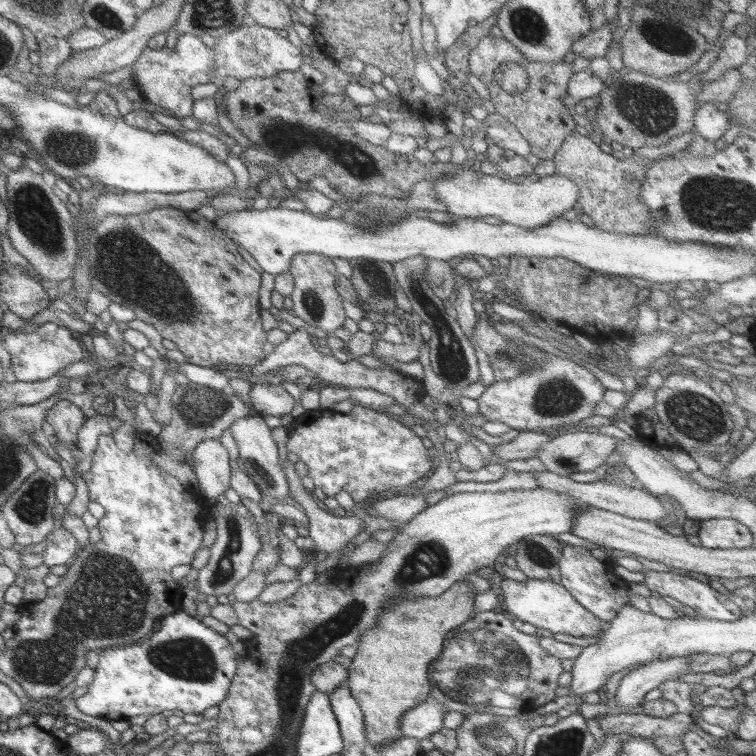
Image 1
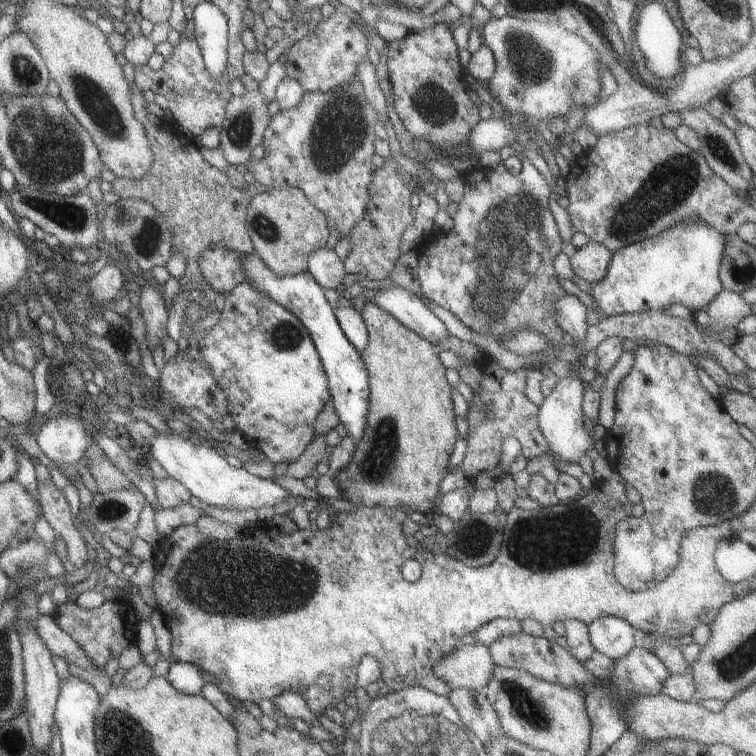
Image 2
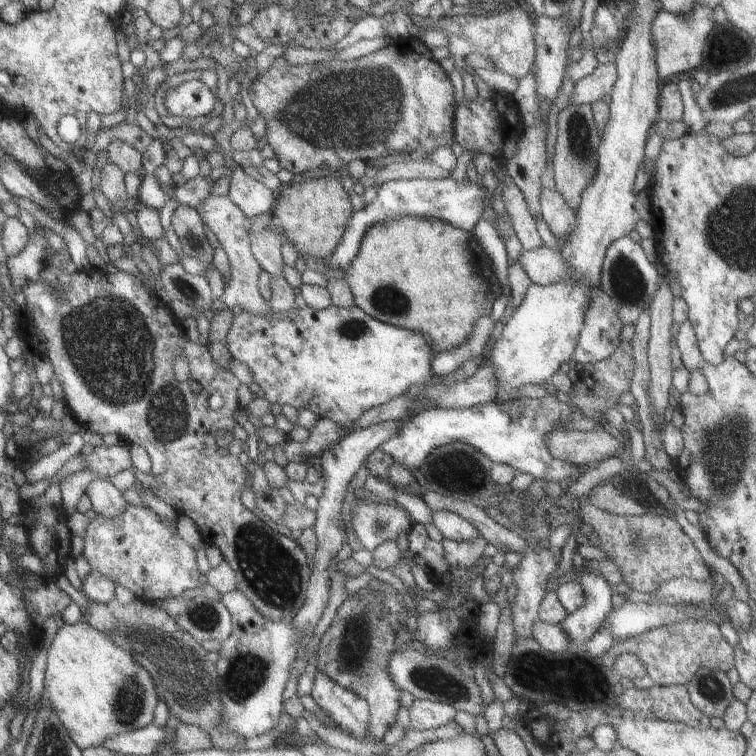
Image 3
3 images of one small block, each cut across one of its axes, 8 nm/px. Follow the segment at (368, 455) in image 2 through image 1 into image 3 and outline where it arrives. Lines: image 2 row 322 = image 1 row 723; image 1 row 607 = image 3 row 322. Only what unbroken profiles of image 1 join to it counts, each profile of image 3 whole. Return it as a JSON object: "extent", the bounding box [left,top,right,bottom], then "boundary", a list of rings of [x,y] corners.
{"extent":[344,216,503,354],"boundary":[[[398,216],[398,220],[389,220],[388,223],[374,224],[374,228],[370,228],[370,230],[366,232],[366,236],[362,238],[360,252],[358,252],[356,260],[345,270],[344,280],[352,292],[355,306],[360,308],[365,314],[368,314],[368,316],[380,322],[392,324],[392,326],[406,328],[406,330],[412,332],[420,332],[422,336],[426,336],[430,348],[432,348],[436,354],[440,354],[440,352],[458,348],[471,334],[476,320],[482,316],[491,314],[495,300],[500,297],[503,291],[492,266],[493,262],[484,248],[479,244],[479,240],[474,234],[474,228],[470,231],[462,230],[462,228],[456,228],[456,226],[442,222],[442,220],[438,220],[438,218],[427,219],[424,218],[424,216],[422,216],[422,218],[420,218],[420,216]]]}

